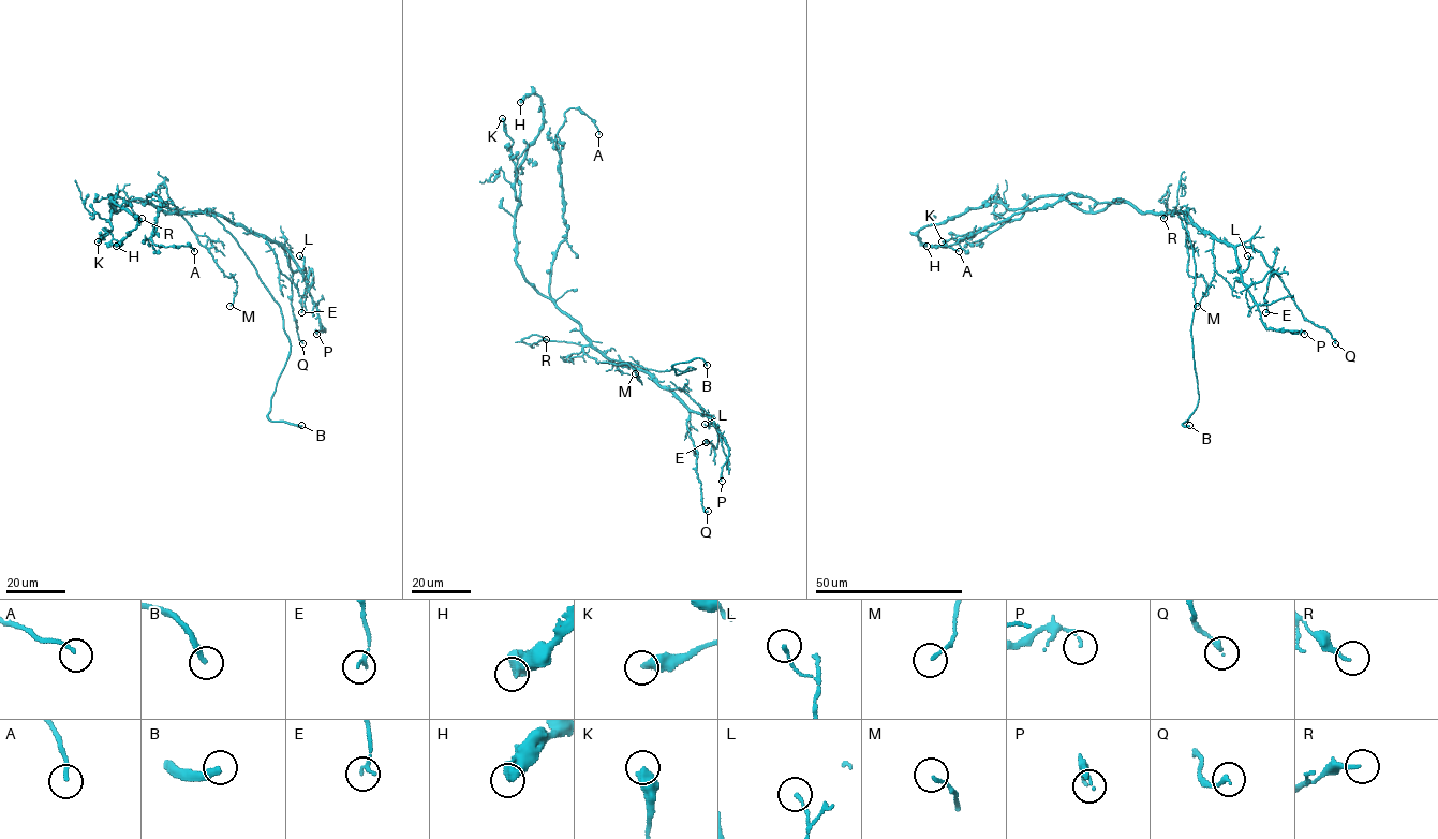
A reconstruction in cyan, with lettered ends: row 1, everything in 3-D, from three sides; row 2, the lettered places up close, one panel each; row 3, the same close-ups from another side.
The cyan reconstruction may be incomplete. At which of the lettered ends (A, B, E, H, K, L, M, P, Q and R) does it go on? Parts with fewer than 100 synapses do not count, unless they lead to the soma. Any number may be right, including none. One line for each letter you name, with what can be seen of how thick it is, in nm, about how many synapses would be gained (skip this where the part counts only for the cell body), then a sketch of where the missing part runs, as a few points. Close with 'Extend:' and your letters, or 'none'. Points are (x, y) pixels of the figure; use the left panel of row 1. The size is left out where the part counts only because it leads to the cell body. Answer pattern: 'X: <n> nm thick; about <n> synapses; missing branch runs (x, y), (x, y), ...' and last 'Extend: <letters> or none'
B: 300 nm thick; missing branch runs (301, 425), (330, 460)
Extend: B

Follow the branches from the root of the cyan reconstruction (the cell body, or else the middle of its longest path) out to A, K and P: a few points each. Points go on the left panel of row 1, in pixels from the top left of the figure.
A: (178, 212), (164, 212), (144, 203), (146, 199), (154, 193), (162, 203), (151, 240), (194, 251)
K: (178, 212), (164, 212), (139, 199), (113, 212), (109, 195), (114, 205), (110, 231), (98, 241)
P: (178, 212), (220, 215), (278, 241), (301, 274), (315, 305), (320, 327), (324, 329), (316, 334)

